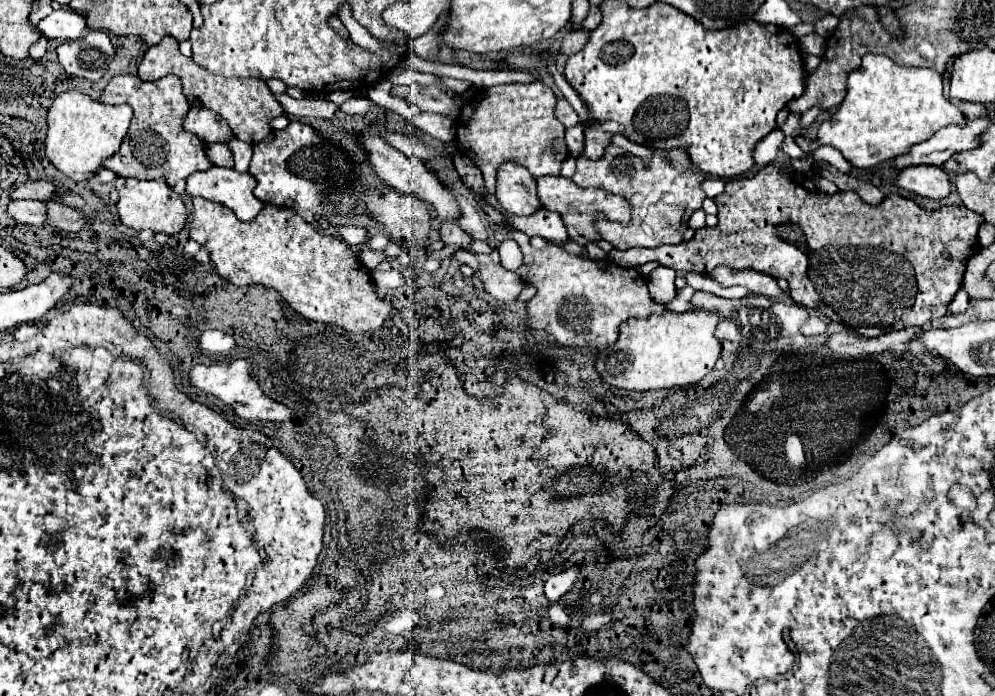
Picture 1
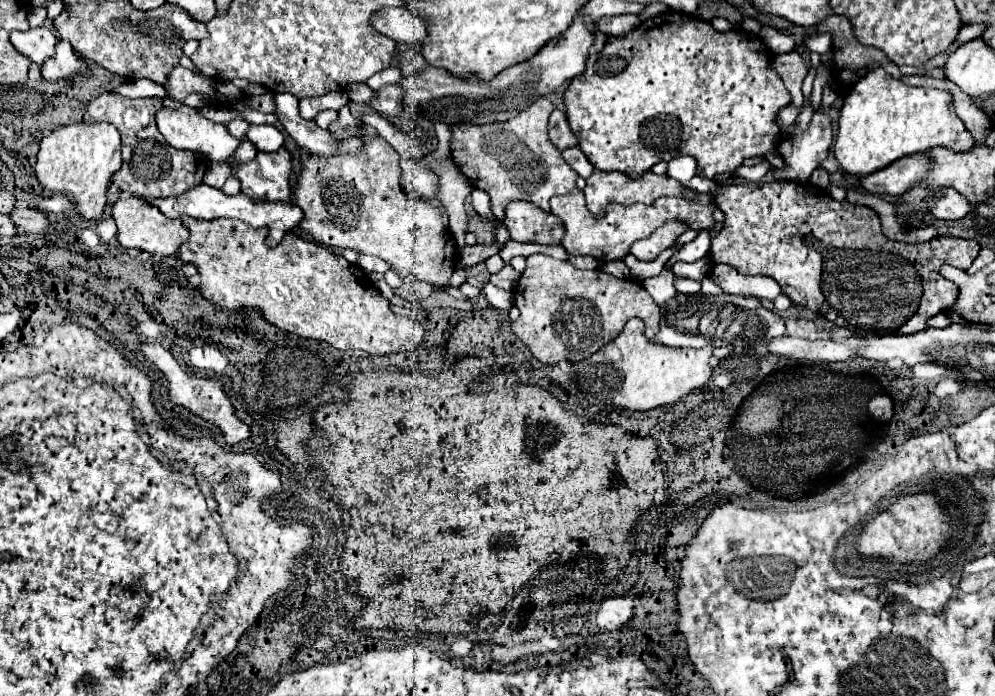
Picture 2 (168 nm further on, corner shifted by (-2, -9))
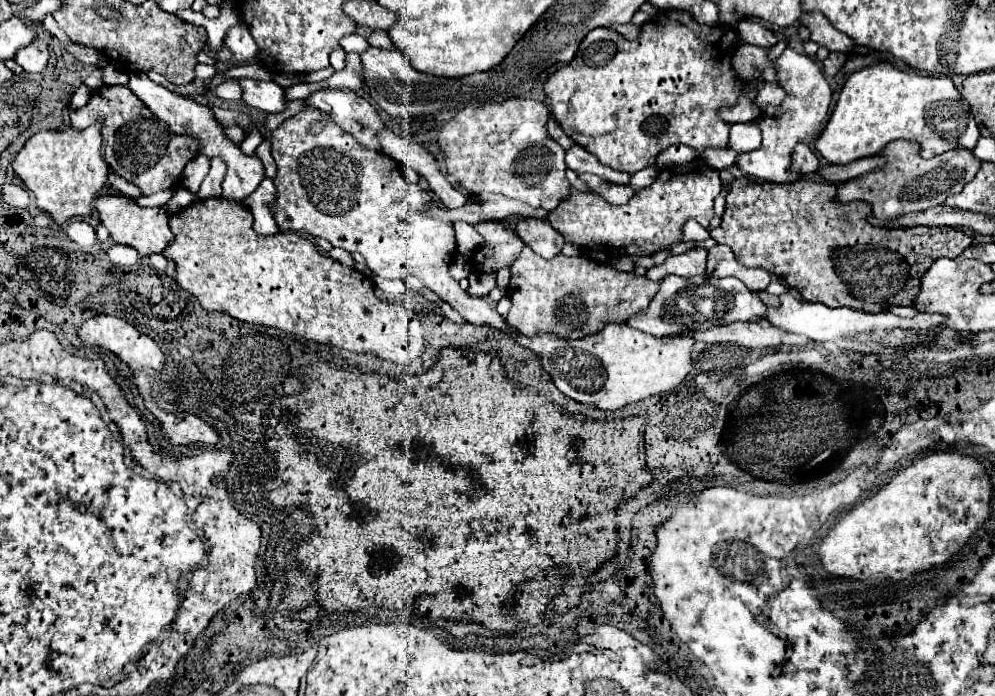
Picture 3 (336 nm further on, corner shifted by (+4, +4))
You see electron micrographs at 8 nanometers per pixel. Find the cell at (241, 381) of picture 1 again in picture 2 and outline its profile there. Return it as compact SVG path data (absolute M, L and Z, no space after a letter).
M143 344L141 350L143 350L145 358L151 360L151 362L157 366L157 370L161 370L161 372L165 374L165 378L169 380L169 394L171 394L171 400L173 400L175 404L185 406L185 408L189 408L191 412L199 414L201 418L213 422L213 424L223 432L227 444L233 446L233 444L237 444L237 442L241 442L241 440L247 440L247 436L251 434L251 426L247 426L245 422L239 420L239 416L237 416L237 412L235 412L235 408L233 408L233 404L231 404L231 398L227 396L227 392L225 392L225 388L223 388L223 384L221 384L219 380L215 380L215 378L189 376L187 372L183 372L183 370L179 368L179 364L177 364L177 360L171 356L171 352L165 350L165 348L159 346L159 344Z

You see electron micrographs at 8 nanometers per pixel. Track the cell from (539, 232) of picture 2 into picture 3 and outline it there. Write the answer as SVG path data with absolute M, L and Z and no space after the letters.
M523 219L517 223L517 233L521 241L531 247L543 259L553 259L561 253L563 237L549 225L547 219Z

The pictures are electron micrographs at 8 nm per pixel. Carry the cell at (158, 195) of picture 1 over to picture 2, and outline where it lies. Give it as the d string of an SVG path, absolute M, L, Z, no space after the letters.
M141 196L119 198L113 206L113 218L117 220L117 228L119 228L117 240L125 248L139 248L151 254L171 256L177 254L179 246L189 238L189 232L181 220L167 220L163 212L159 212L159 208L153 208L153 204L149 204Z

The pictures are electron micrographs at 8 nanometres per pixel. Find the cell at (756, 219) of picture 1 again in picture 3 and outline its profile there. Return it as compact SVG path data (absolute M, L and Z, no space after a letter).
M747 177L735 179L727 195L721 225L711 229L711 237L729 245L743 267L763 267L779 275L789 287L797 289L809 303L823 303L827 307L851 307L867 313L885 311L889 305L911 305L919 291L921 275L939 257L955 259L971 245L971 239L953 227L911 227L885 229L867 223L871 209L867 203L833 201L837 187L801 179L797 183L757 183Z

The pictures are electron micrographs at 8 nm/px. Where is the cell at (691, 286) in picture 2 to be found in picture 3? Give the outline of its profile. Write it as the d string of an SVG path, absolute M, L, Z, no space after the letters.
M693 249L685 255L669 257L665 263L647 269L645 275L653 281L663 279L665 275L679 275L691 279L697 275L705 275L705 261L707 261L707 249Z

